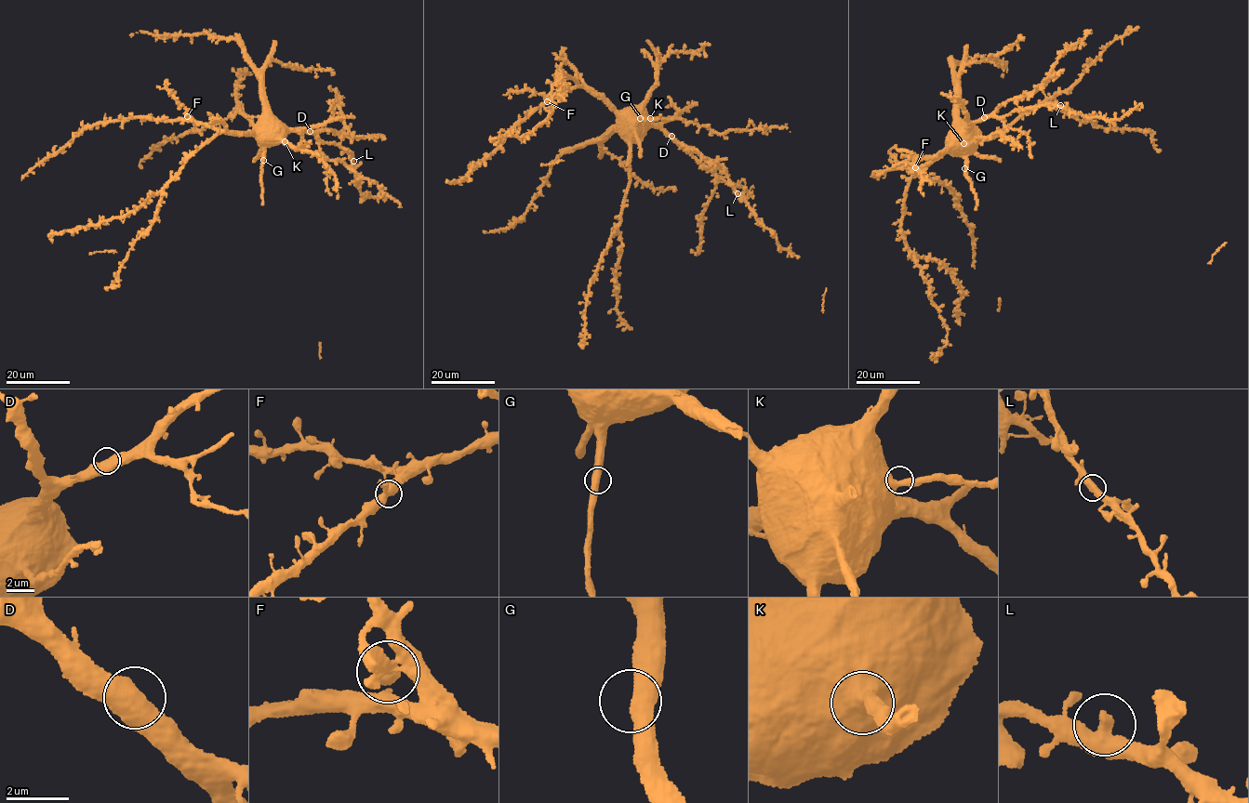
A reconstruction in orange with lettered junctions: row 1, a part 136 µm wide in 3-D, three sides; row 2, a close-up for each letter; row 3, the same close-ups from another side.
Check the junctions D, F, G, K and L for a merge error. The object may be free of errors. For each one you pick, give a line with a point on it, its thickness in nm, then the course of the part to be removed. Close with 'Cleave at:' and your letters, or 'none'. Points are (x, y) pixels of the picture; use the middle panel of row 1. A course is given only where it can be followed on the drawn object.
Cleave at: none

